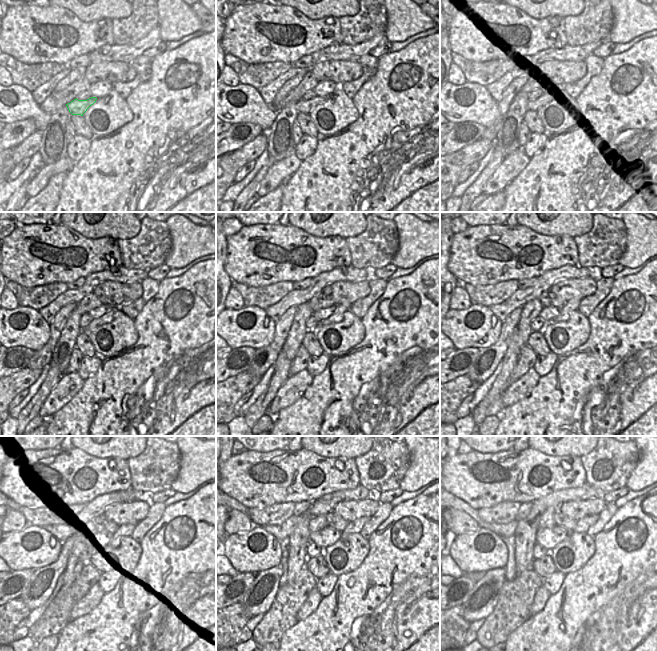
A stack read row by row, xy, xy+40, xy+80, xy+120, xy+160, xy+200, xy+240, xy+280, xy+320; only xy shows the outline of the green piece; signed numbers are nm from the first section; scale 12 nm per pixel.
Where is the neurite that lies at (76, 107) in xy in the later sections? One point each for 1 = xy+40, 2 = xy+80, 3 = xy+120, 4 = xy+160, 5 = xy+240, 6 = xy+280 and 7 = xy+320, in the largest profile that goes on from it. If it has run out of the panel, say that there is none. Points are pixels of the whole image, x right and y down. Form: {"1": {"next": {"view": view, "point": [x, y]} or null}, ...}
{"1": {"next": {"view": "xy+40", "point": [303, 106]}}, "2": {"next": {"view": "xy+80", "point": [542, 99]}}, "3": {"next": {"view": "xy+120", "point": [108, 317]}}, "4": {"next": {"view": "xy+160", "point": [341, 309]}}, "5": {"next": {"view": "xy+240", "point": [124, 530]}}, "6": {"next": {"view": "xy+280", "point": [355, 526]}}, "7": {"next": {"view": "xy+320", "point": [583, 524]}}}

